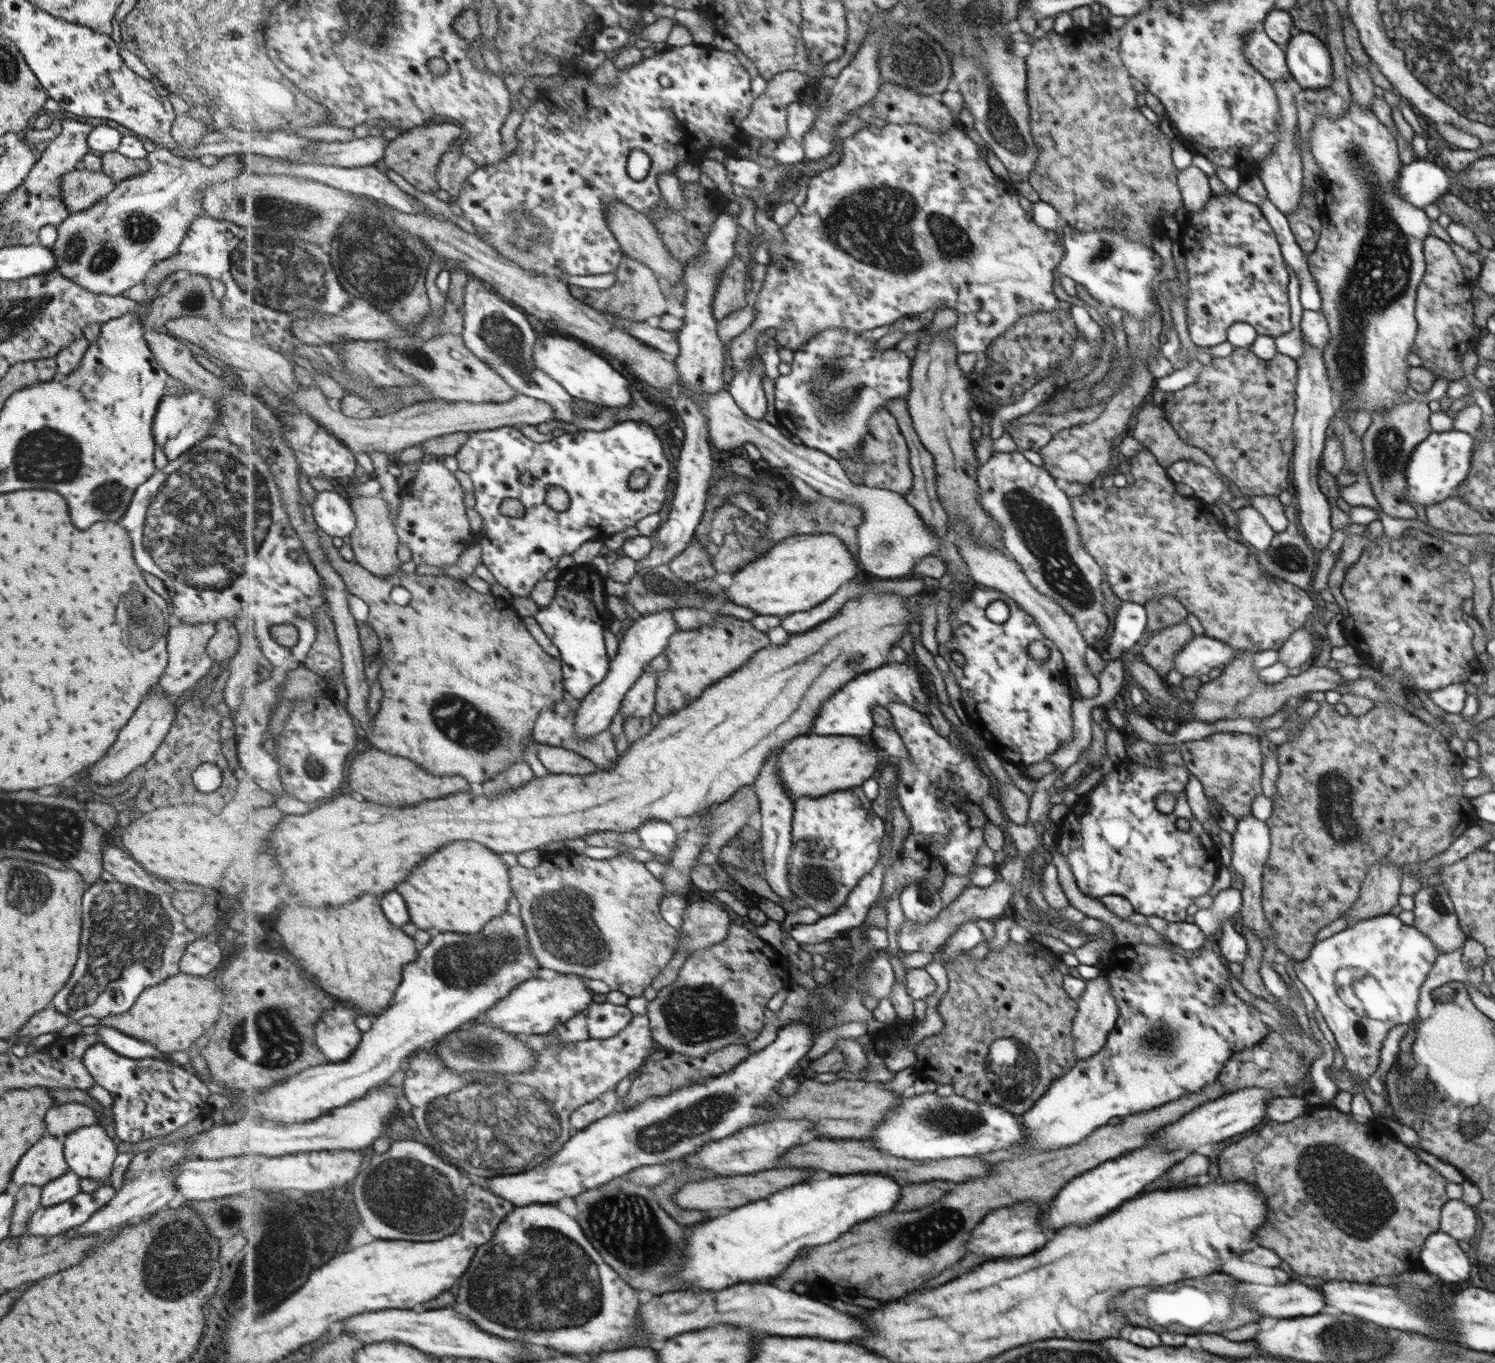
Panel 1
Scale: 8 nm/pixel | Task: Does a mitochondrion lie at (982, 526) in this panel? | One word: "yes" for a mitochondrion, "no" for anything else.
yes

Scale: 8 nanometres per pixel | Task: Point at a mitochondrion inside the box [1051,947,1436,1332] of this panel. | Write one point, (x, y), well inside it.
(1336, 1185)

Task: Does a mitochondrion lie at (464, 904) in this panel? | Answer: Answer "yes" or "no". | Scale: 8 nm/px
no

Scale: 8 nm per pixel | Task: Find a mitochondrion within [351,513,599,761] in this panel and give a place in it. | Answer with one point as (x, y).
(456, 719)

